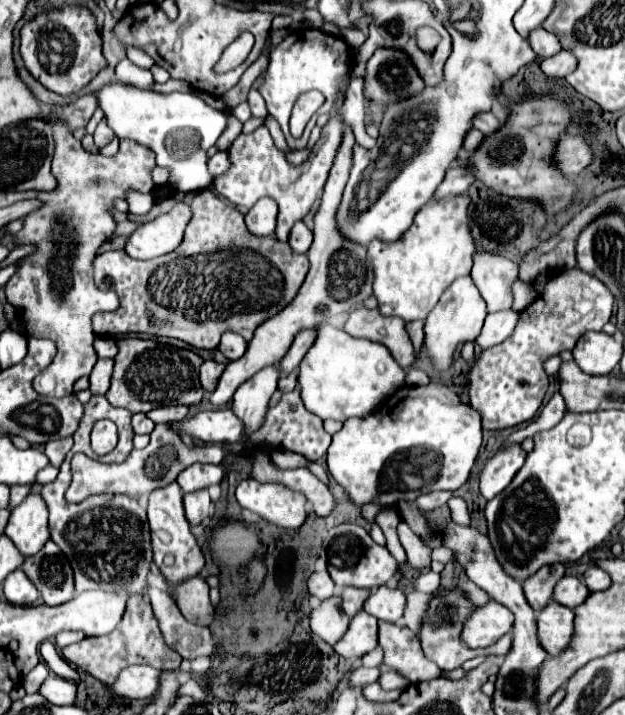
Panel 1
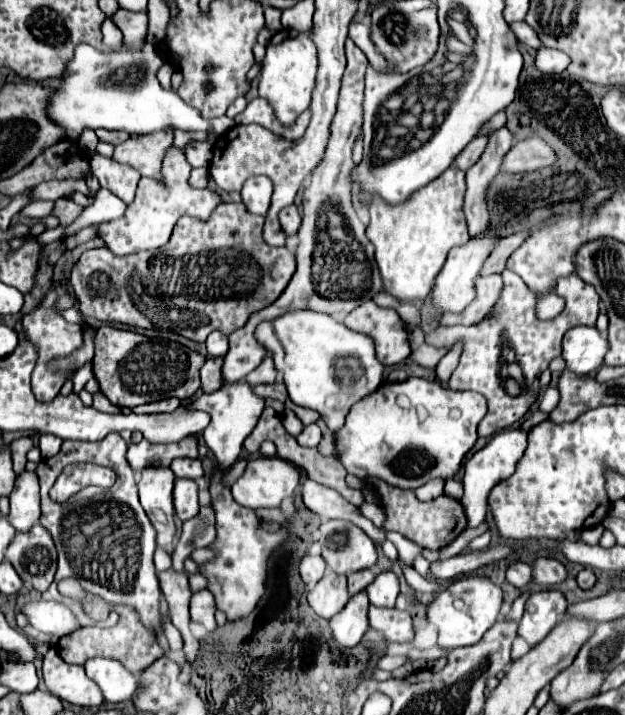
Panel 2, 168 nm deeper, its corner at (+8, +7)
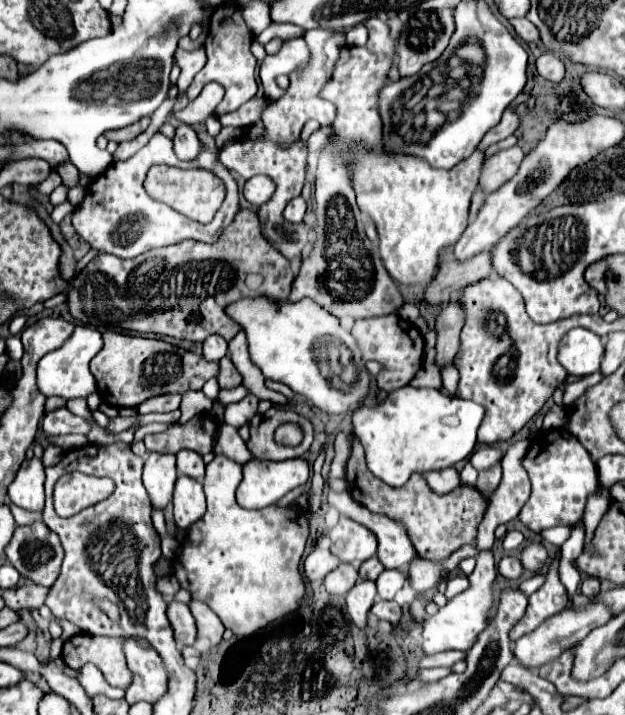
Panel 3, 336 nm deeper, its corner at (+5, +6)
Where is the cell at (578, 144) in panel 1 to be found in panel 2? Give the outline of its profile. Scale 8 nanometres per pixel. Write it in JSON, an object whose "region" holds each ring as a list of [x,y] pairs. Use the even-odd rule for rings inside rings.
{"region":[[[539,137],[515,143],[503,159],[503,169],[509,173],[537,171],[541,167],[551,167],[557,161],[557,153]]]}

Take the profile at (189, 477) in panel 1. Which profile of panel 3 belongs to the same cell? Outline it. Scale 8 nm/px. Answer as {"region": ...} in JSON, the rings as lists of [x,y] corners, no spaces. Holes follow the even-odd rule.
{"region":[[[180,450],[176,454],[178,458],[178,474],[184,474],[184,476],[190,476],[190,478],[196,478],[196,480],[202,480],[204,478],[204,460],[200,454],[192,452],[192,450]]]}

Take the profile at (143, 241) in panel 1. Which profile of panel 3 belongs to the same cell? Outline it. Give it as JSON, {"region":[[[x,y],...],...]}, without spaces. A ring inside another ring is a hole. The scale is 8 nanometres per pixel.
{"region":[[[154,134],[150,138],[150,142],[138,150],[132,158],[124,160],[124,162],[112,162],[104,174],[96,176],[84,194],[82,204],[78,204],[78,208],[72,214],[72,226],[76,228],[76,232],[96,250],[106,252],[106,254],[114,254],[118,258],[136,258],[138,254],[150,250],[150,248],[160,248],[160,246],[170,246],[170,244],[178,244],[182,240],[198,240],[198,242],[216,242],[220,232],[234,220],[234,216],[240,210],[240,200],[238,200],[238,184],[232,178],[230,170],[218,160],[218,154],[210,148],[206,148],[202,144],[200,148],[200,156],[196,158],[196,166],[202,166],[206,170],[212,170],[218,174],[218,178],[224,180],[226,184],[226,200],[222,204],[222,208],[218,210],[216,218],[210,224],[200,224],[194,222],[190,218],[186,218],[184,214],[172,210],[170,206],[156,202],[154,198],[150,198],[142,186],[144,176],[148,172],[150,166],[154,164],[168,164],[168,166],[178,166],[178,168],[188,168],[192,166],[190,162],[182,162],[176,158],[174,150],[172,150],[172,140],[166,138],[164,134]]]}

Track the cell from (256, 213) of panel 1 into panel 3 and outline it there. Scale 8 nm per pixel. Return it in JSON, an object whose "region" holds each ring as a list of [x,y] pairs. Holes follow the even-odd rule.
{"region":[[[254,176],[246,182],[242,192],[252,206],[262,206],[274,194],[274,184],[270,182],[268,176]]]}

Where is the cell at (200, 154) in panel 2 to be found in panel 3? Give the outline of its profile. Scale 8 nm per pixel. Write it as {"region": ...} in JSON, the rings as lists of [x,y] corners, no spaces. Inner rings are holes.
{"region":[[[180,124],[180,126],[176,128],[176,134],[174,134],[172,142],[174,142],[174,154],[176,154],[180,160],[194,160],[194,158],[198,156],[200,140],[198,140],[196,132],[192,130],[192,126]]]}

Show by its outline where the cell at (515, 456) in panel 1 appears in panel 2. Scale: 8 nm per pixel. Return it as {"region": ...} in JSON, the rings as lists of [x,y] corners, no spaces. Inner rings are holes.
{"region":[[[505,429],[495,433],[487,445],[483,449],[479,449],[467,463],[465,463],[465,477],[463,477],[463,487],[465,487],[465,495],[461,497],[461,505],[465,509],[467,515],[467,527],[475,529],[485,521],[485,513],[487,513],[487,495],[489,491],[503,479],[511,477],[515,473],[517,461],[523,457],[527,447],[527,433],[519,431],[519,429]]]}

